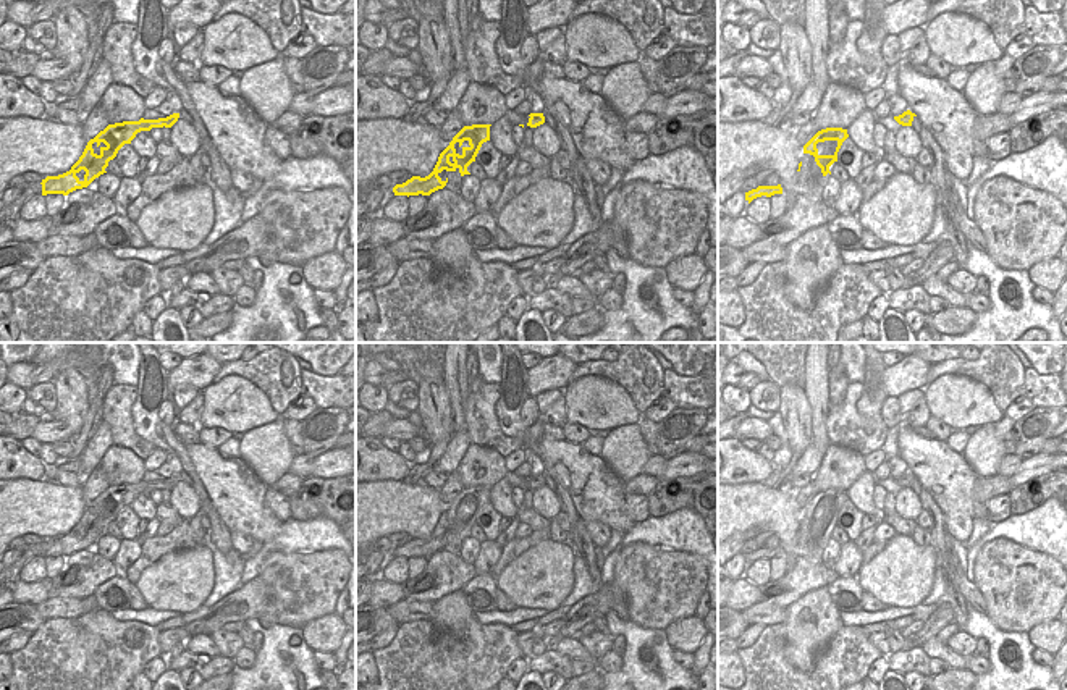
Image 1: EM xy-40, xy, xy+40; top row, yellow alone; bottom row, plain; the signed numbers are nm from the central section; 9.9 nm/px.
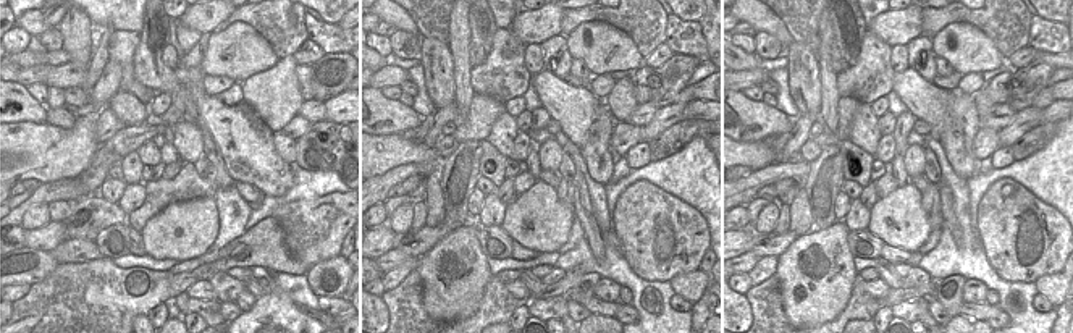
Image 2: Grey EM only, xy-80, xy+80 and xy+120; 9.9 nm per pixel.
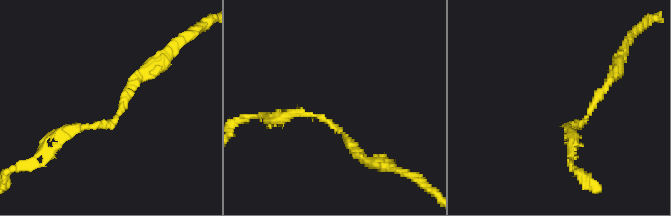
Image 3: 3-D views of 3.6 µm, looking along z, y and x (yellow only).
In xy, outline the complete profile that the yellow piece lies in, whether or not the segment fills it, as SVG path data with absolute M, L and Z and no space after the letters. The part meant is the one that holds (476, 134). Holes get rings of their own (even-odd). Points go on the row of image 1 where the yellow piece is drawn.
M472 124L464 126L449 142L449 145L440 154L433 171L425 176L412 176L403 184L393 187L394 196L430 196L432 192L443 189L448 178L443 181L438 175L446 171L459 171L461 176L470 175L467 166L475 162L475 157L483 142L490 141L491 124Z

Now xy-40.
M173 113L167 118L123 121L108 124L94 139L91 139L70 171L58 176L47 176L42 179L42 196L63 194L68 196L76 189L87 187L95 178L107 173L108 162L113 160L118 150L124 144L131 144L141 131L150 131L152 128L171 128L179 118L179 113Z

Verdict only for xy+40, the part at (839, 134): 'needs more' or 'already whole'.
already whole

